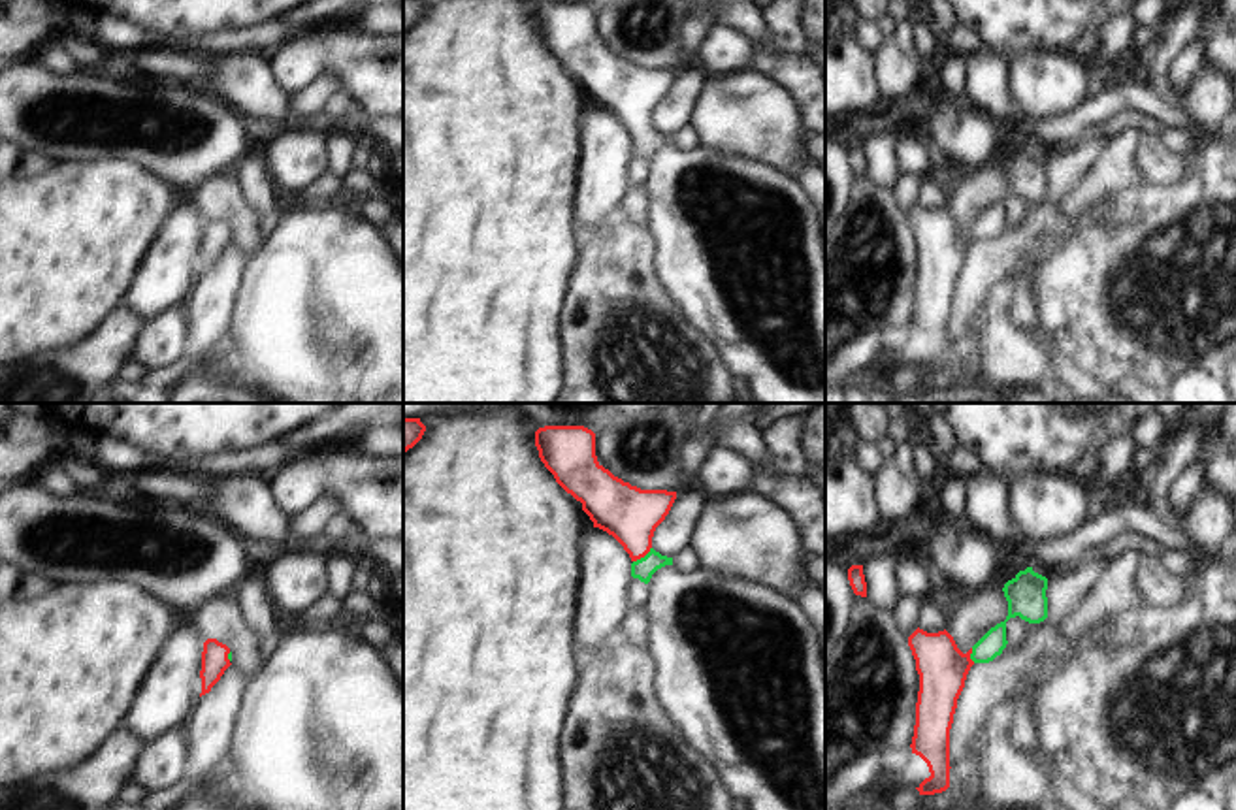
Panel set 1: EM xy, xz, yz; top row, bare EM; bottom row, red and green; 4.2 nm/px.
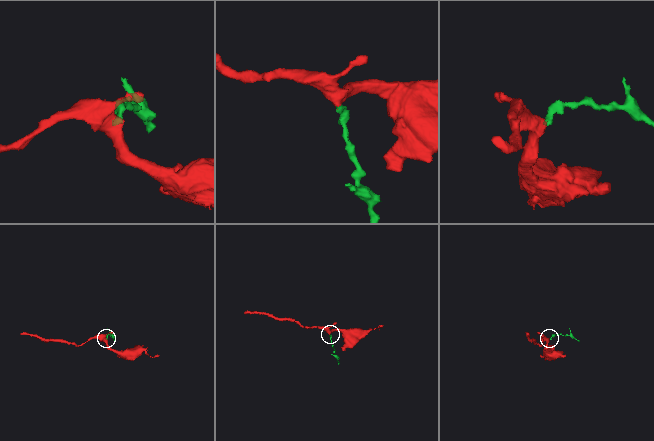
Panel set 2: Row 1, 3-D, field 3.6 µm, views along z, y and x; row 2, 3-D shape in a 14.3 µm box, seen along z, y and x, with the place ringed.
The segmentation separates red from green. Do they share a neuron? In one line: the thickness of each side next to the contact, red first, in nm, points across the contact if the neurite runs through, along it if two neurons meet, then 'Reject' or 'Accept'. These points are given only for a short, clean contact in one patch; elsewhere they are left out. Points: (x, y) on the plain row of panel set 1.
Thickness 240 nm (red) against 90 nm. Path across: xz (630, 93), (643, 134), (643, 147). Accept.

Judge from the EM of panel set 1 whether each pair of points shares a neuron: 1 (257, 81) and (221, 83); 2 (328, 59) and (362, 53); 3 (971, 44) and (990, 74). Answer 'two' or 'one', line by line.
1: one
2: one
3: two

